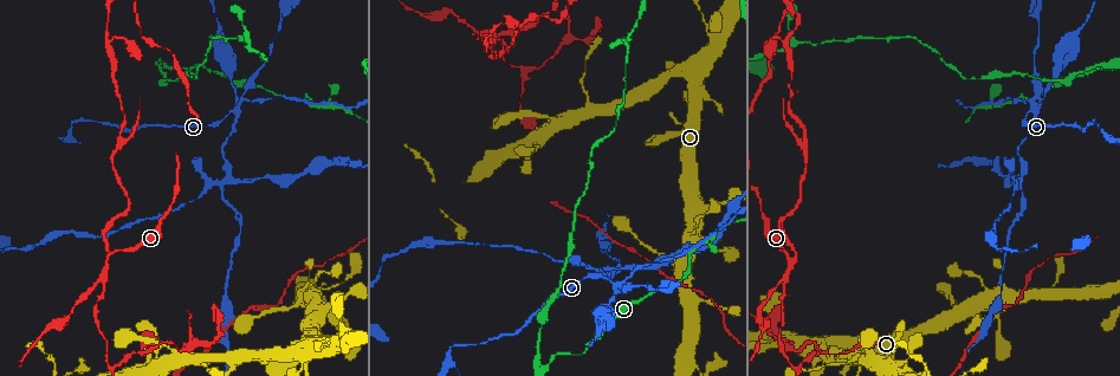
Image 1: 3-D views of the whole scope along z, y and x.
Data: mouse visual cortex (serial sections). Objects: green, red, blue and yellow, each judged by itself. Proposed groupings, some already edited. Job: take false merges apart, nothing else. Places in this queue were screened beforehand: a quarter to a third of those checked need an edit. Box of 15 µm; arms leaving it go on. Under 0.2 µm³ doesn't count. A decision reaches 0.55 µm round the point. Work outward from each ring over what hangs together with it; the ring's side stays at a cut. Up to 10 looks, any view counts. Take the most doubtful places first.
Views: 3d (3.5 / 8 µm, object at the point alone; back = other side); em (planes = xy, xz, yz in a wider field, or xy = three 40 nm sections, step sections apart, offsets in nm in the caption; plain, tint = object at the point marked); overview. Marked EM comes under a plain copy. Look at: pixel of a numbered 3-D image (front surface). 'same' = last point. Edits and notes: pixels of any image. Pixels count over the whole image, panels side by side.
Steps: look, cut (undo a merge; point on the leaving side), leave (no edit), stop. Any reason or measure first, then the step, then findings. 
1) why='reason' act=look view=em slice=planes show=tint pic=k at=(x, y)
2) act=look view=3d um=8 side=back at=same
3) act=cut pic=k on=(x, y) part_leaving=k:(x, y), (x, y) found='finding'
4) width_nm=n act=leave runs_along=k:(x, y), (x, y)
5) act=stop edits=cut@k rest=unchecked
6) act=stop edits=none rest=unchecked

act=look view=3d um=3.5 pic=1 at=(1032, 112)

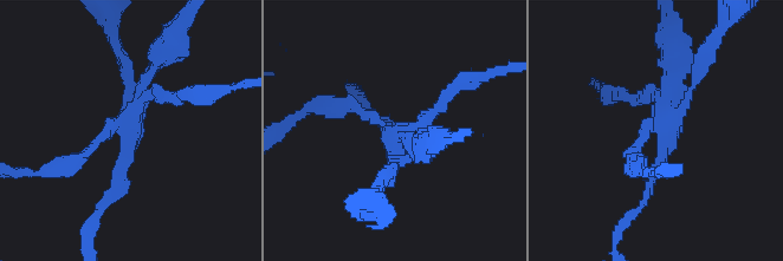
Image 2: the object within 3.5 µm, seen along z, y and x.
act=look view=em slice=xy step=3 show=tint pic=2 at=(127, 125)

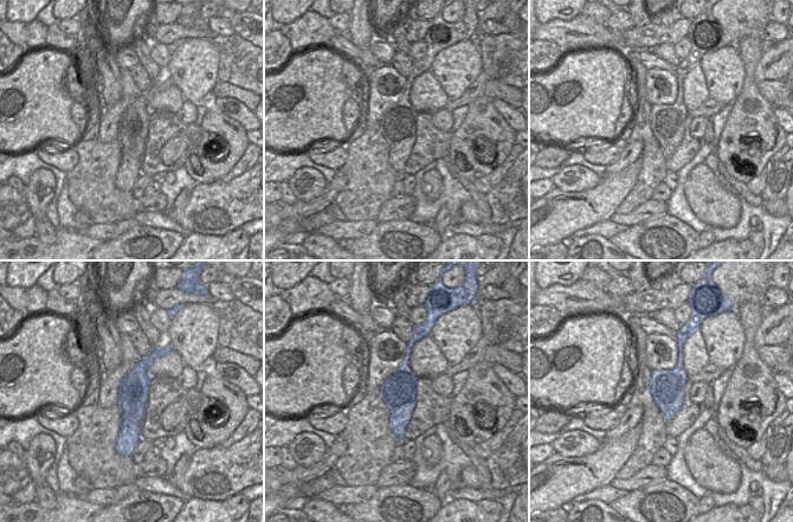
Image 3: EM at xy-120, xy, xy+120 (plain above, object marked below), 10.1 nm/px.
act=look view=em slice=xy step=5 show=tint at=same

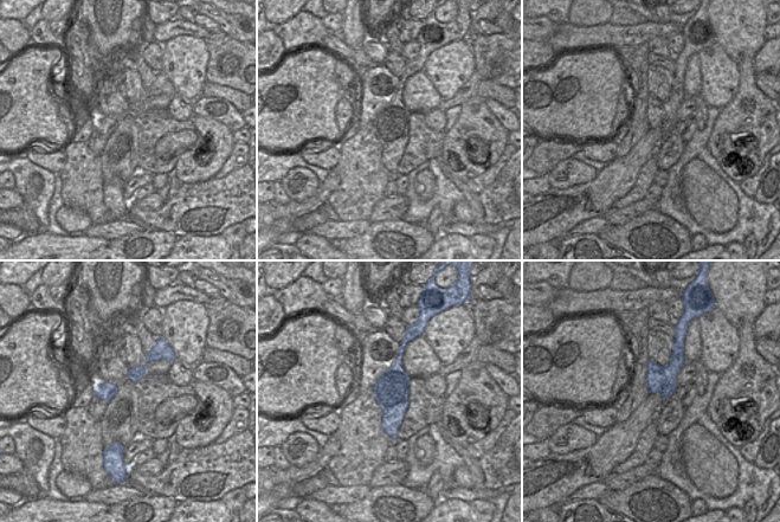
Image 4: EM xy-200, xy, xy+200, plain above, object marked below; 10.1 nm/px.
width_nm=360 act=cut pic=2 on=(130, 73) part_leaving=2:(125, 124), (122, 175), (92, 219) found='a second cell is stuck on'

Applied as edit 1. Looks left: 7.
act=look view=overview

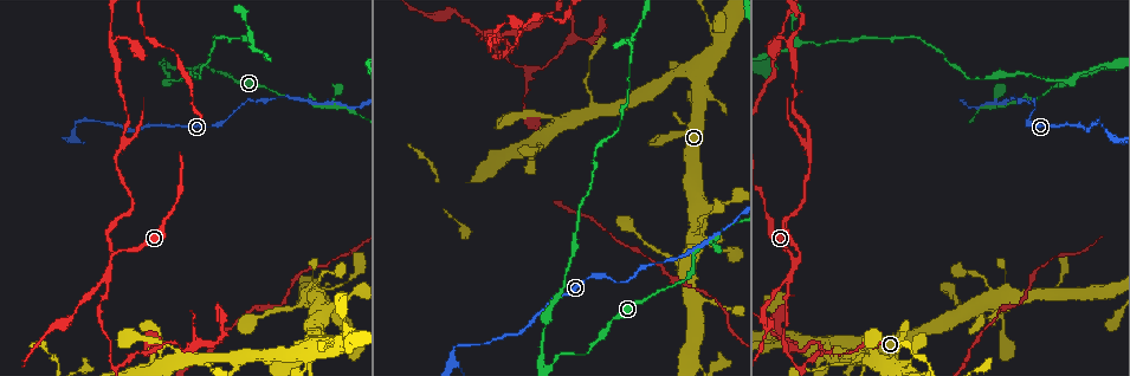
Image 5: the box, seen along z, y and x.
why='two arms in line, one across' act=look view=3d um=8 pic=5 at=(109, 260)

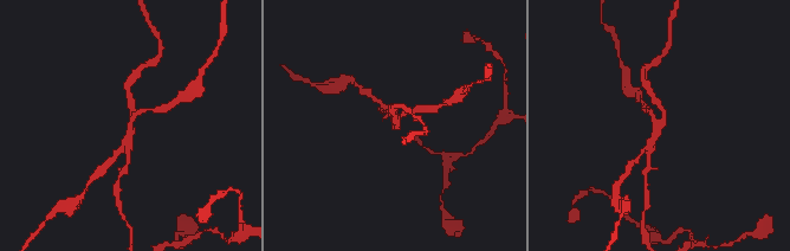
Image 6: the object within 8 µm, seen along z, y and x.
arms=3 arm_widths_nm=150,200,200 why='now the EM' act=look view=em slice=planes show=tint pic=6 at=(130, 120)

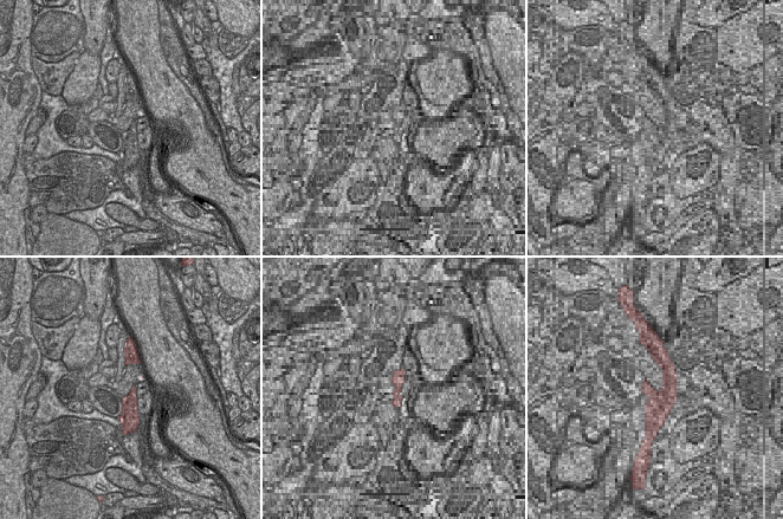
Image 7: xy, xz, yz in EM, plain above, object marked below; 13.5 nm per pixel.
act=cut pic=6 on=(122, 171) found='two cells meet here'

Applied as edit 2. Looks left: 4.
act=look view=overview

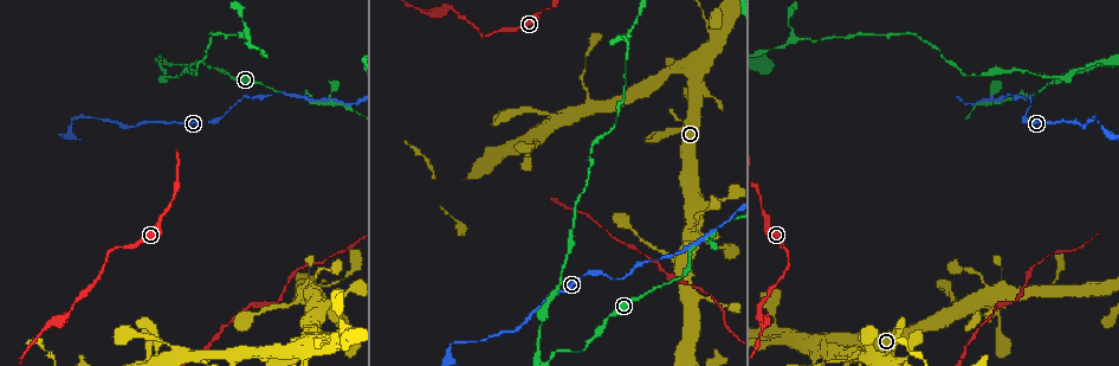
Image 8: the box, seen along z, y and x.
why='three-way junction' act=look view=3d um=3.5 side=back pic=8 at=(1106, 60)

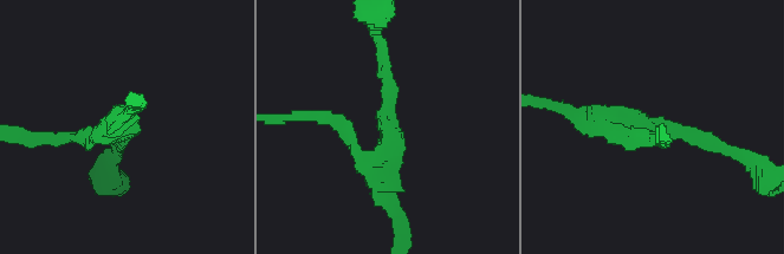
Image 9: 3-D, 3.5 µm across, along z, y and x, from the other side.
arms=3 arm_widths_nm=200,200,250 act=look view=em slice=xy step=5 show=tint pic=9 at=(387, 138)

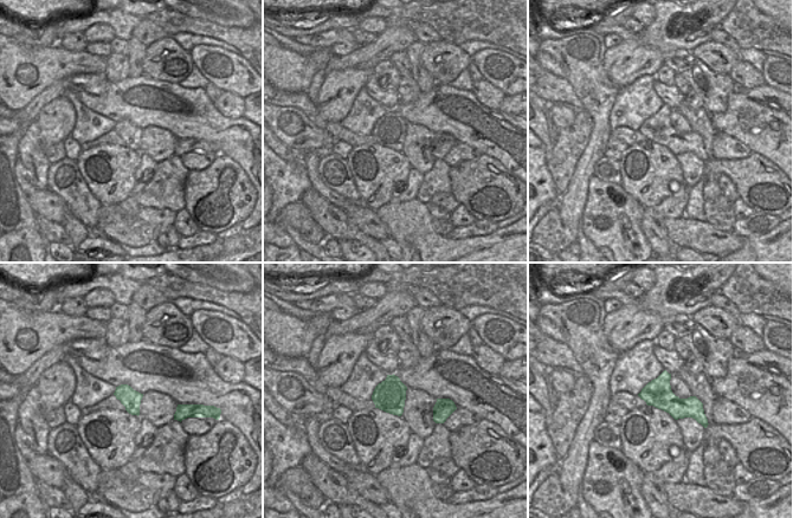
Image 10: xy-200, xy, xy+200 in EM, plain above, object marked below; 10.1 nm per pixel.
width_nm=320 act=cut pic=9 on=(383, 111) part_leaving=9:(381, 154), (388, 148), (381, 49) found='two cells meet here'

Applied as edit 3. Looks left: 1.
act=stop edits=cut@2,cut@6,cut@9 rest=unchecked

